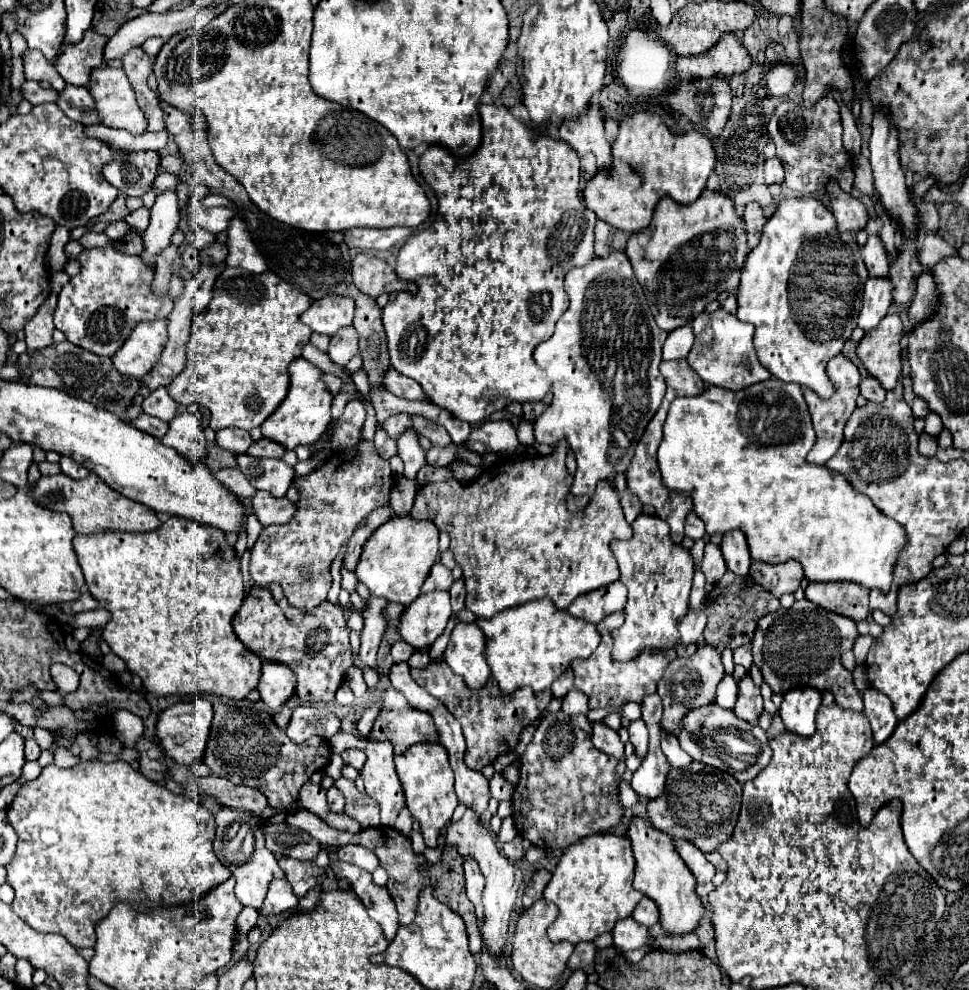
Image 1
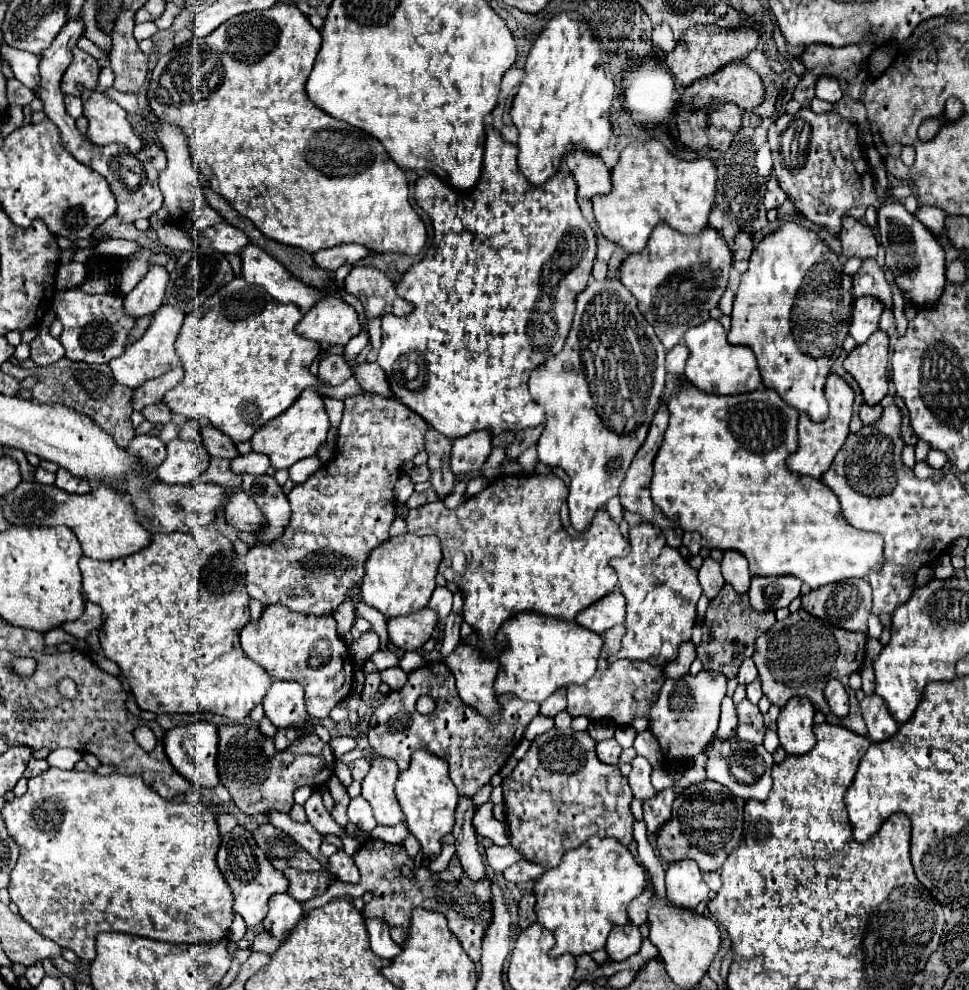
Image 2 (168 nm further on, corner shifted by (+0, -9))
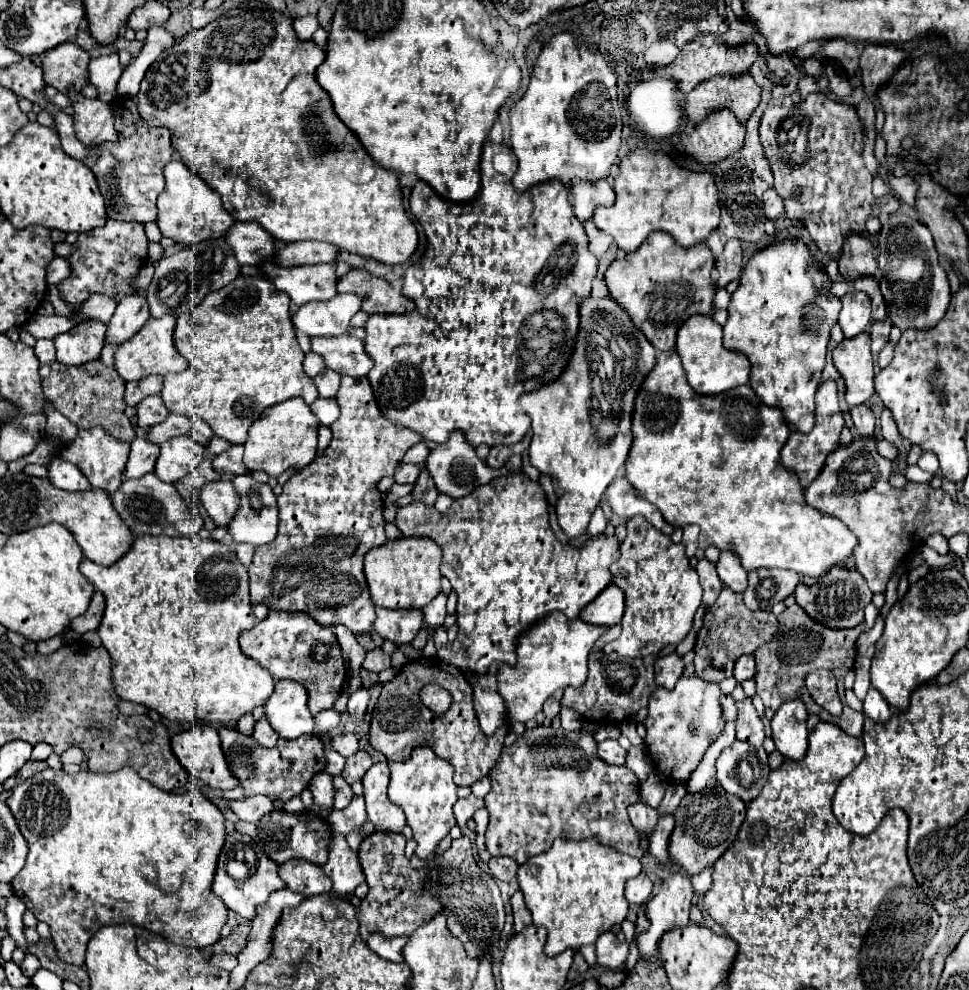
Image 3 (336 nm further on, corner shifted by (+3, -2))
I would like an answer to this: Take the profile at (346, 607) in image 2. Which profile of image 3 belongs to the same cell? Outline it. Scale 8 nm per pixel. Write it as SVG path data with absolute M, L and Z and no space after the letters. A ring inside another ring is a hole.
M340 625L334 627L334 633L338 637L340 649L342 649L342 657L346 661L346 669L348 669L348 683L344 693L352 695L362 687L362 679L360 679L360 669L362 669L362 661L366 655L366 649L362 645L358 645L354 633L350 633L350 629L342 629Z

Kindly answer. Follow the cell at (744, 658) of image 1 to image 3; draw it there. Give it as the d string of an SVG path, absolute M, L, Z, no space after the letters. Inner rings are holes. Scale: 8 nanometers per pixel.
M742 655L742 657L736 661L734 677L738 679L738 683L742 683L744 679L752 679L754 673L756 673L756 661L754 661L754 655Z

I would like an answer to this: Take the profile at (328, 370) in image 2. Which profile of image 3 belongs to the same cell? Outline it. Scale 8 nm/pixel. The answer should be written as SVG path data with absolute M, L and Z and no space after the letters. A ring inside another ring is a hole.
M328 369L328 371L320 373L320 375L316 375L312 381L314 381L316 389L318 389L318 397L324 397L324 399L336 397L338 387L340 387L338 373L330 373L330 369Z

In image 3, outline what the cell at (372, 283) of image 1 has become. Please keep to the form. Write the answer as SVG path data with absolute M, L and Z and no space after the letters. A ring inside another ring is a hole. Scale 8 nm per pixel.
M352 269L338 281L338 293L356 293L362 299L362 311L366 313L410 313L414 303L398 293L384 279L374 279L364 269Z

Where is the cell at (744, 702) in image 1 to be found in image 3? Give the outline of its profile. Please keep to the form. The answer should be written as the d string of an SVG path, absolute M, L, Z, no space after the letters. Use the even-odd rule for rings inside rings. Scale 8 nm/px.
M744 699L738 705L738 719L736 719L736 739L744 741L752 747L762 747L764 743L764 725L762 719L758 717L754 705L750 699Z

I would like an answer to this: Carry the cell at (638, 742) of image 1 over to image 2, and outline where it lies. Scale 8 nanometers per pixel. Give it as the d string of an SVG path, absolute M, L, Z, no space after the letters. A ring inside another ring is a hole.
M635 756L631 766L633 766L633 770L629 774L629 786L633 790L633 796L647 800L649 796L655 794L655 788L651 784L651 764L649 764L649 760Z

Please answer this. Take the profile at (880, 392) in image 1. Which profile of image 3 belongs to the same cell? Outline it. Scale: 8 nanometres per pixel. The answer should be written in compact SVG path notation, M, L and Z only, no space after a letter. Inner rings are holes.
M860 405L860 435L868 437L874 433L874 415L868 405Z

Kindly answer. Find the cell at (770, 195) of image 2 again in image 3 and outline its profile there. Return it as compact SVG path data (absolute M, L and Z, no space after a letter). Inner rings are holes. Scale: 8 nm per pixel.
M772 187L762 195L762 203L764 203L764 213L766 213L766 217L768 217L770 221L776 221L776 219L782 215L782 211L784 211L782 199L774 193Z

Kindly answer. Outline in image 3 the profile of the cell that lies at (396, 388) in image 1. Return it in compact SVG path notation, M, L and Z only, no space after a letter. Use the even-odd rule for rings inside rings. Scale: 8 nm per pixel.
M310 337L310 351L322 355L326 369L340 373L342 377L366 377L370 371L370 357L366 357L366 351L356 337Z

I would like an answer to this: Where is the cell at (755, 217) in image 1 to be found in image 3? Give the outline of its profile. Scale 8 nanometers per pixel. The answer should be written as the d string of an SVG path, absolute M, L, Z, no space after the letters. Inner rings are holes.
M730 239L724 245L720 259L716 259L716 287L726 287L732 279L738 279L742 273L742 249L738 239Z

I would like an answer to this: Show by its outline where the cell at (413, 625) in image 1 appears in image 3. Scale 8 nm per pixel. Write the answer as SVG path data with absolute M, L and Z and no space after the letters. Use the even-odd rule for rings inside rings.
M376 607L376 621L374 631L396 645L408 645L416 637L416 633L422 627L422 611L410 609L410 611L390 611Z

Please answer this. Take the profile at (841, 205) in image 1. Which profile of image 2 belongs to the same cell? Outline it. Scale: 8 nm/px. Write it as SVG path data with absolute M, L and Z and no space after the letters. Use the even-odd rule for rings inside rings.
M845 216L843 218L843 228L841 228L841 246L843 246L843 256L851 258L851 256L861 256L865 258L875 258L877 254L877 238L873 234L873 228L869 228L867 224Z

